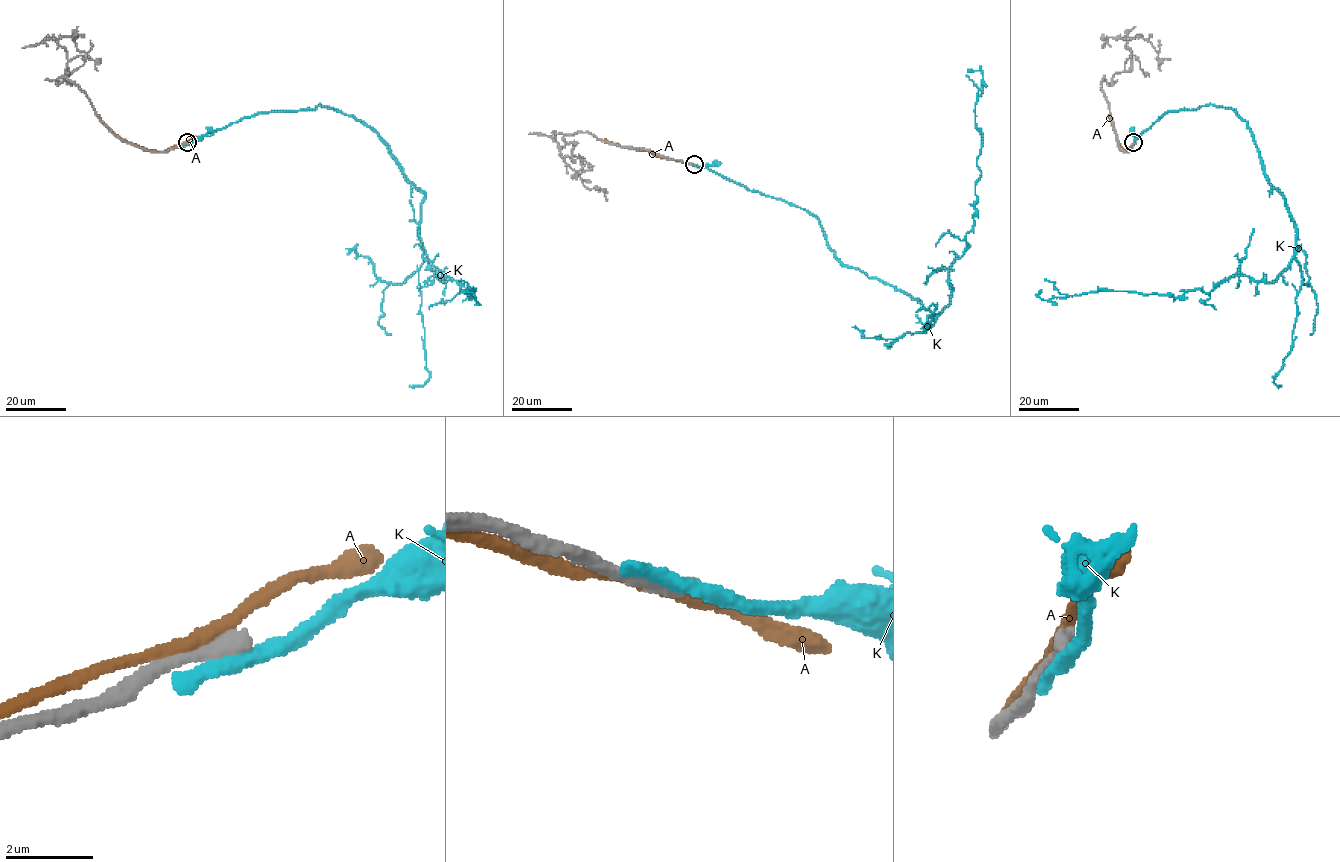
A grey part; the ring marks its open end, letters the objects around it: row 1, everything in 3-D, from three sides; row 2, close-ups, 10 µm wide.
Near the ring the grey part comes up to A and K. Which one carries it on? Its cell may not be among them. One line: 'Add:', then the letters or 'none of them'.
Add: none of them

